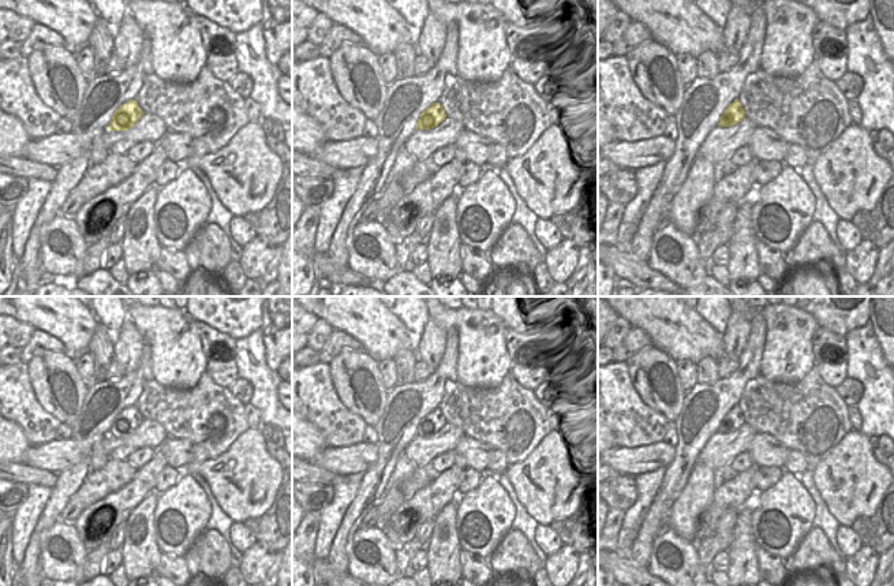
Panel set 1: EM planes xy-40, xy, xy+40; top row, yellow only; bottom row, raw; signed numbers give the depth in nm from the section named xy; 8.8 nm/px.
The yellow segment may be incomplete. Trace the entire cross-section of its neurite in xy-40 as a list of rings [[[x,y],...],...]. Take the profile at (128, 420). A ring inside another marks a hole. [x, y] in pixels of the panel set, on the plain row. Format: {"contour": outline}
{"contour": [[[135,406],[127,407],[120,411],[108,432],[109,437],[127,437],[131,434],[143,421]]]}

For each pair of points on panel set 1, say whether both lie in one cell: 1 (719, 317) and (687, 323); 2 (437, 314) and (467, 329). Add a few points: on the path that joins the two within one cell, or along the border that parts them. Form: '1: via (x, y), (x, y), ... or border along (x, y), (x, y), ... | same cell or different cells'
1: border along (695, 310), (722, 335) | different cells
2: via (444, 317), (456, 318), (460, 323) | same cell

